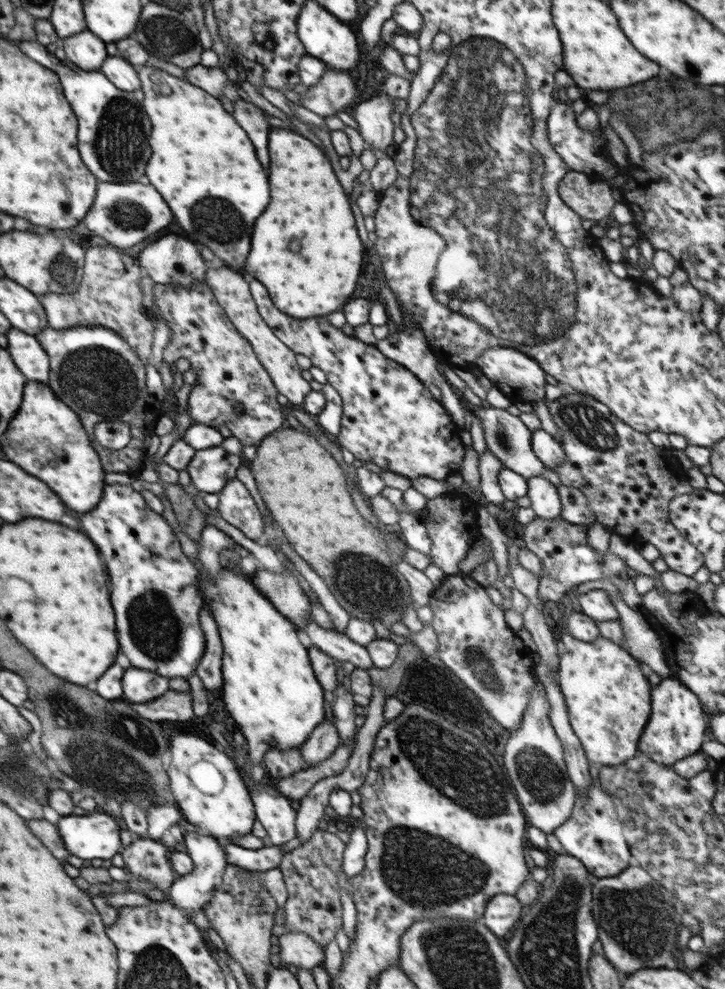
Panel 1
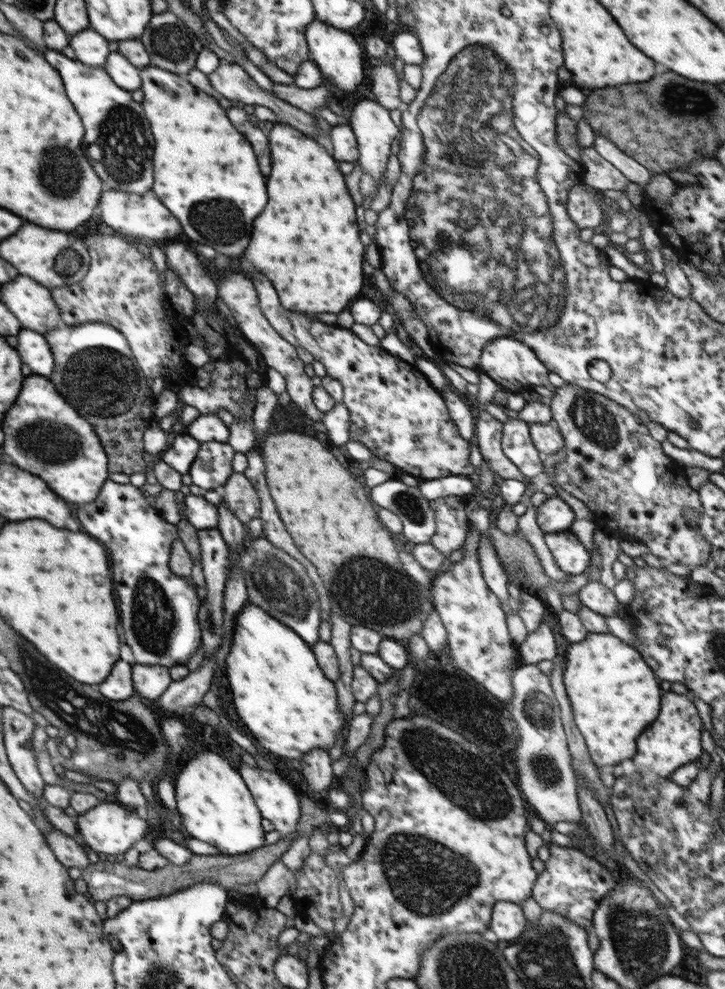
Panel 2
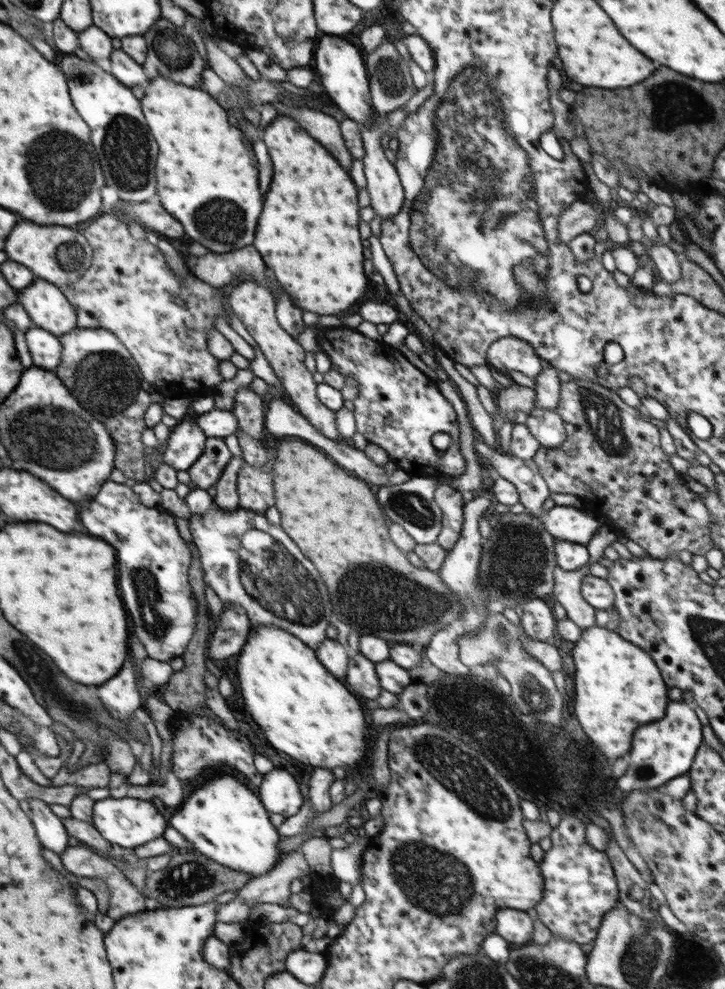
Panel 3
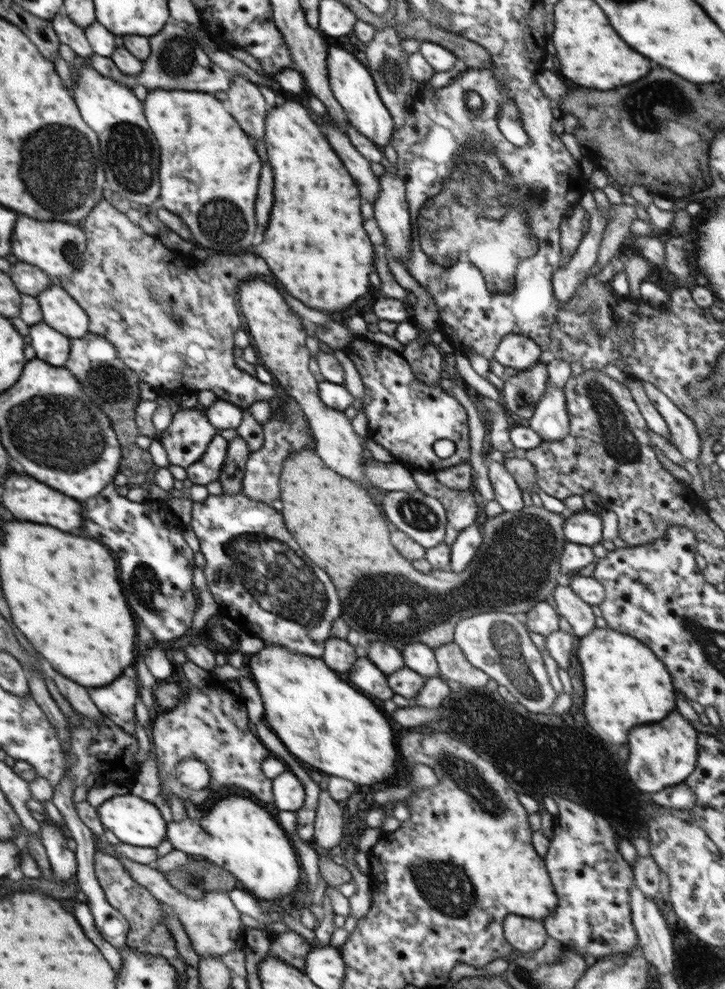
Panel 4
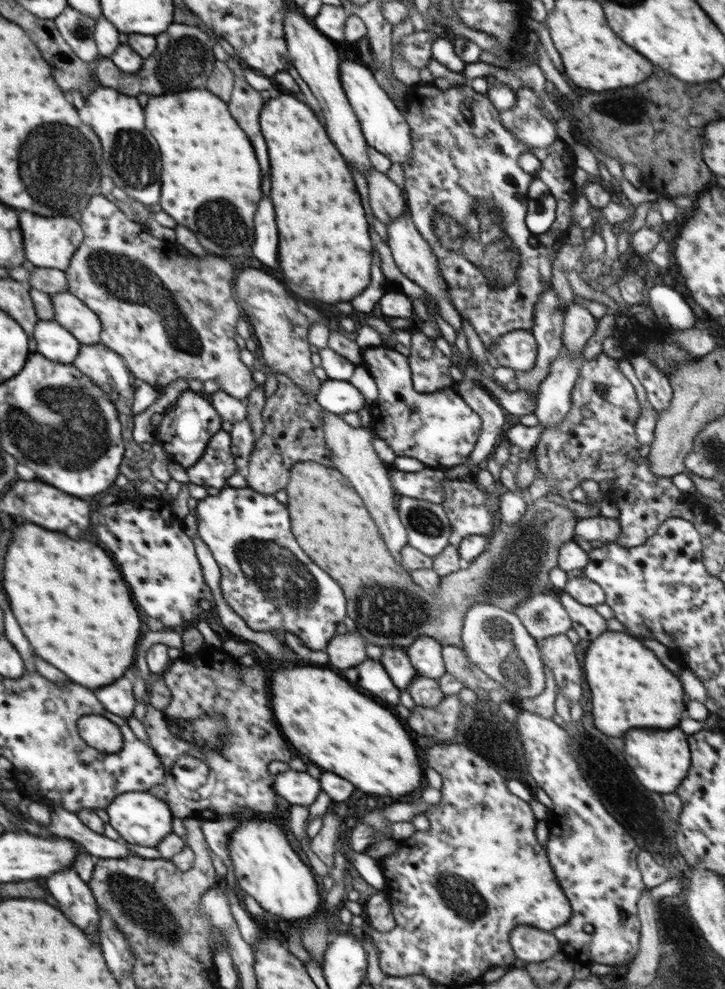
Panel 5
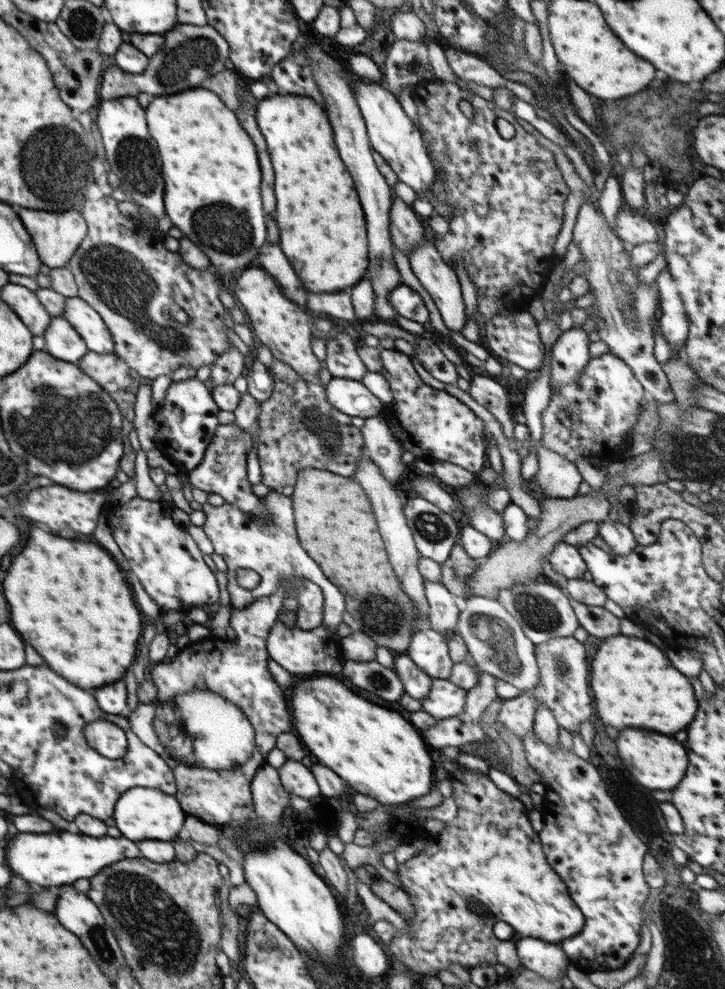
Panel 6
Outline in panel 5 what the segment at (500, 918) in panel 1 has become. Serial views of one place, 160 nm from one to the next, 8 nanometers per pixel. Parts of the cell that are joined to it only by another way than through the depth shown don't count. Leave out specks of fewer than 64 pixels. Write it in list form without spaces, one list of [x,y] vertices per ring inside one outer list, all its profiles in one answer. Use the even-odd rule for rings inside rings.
[[[519,924],[514,928],[509,942],[515,956],[523,965],[550,961],[561,951],[559,941],[552,933],[527,924]]]

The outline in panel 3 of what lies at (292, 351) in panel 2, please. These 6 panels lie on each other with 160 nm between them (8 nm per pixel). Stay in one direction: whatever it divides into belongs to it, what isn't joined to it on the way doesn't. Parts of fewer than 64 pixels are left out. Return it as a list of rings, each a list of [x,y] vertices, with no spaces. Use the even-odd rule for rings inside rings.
[[[249,279],[240,280],[234,284],[231,294],[228,296],[230,306],[234,314],[243,322],[258,348],[262,350],[270,366],[279,378],[284,391],[290,400],[298,406],[298,412],[307,418],[307,421],[316,427],[326,438],[342,441],[338,432],[335,411],[330,410],[316,396],[317,383],[312,378],[312,373],[305,363],[306,351],[285,328],[278,322],[276,316],[276,300],[274,296],[262,288],[260,284]]]

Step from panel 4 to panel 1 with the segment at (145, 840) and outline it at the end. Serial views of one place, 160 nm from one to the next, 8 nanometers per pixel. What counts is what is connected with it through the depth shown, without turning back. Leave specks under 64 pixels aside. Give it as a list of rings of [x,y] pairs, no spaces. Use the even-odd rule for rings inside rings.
[[[101,810],[89,815],[66,815],[57,825],[67,851],[82,860],[108,860],[123,848],[120,830],[123,824]]]

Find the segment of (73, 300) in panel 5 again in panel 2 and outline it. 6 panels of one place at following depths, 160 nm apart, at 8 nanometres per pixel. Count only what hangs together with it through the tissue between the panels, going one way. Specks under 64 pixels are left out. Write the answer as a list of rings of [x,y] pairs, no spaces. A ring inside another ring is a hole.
[[[18,275],[12,282],[1,285],[1,301],[18,317],[23,329],[46,334],[63,325],[51,289],[32,277]]]

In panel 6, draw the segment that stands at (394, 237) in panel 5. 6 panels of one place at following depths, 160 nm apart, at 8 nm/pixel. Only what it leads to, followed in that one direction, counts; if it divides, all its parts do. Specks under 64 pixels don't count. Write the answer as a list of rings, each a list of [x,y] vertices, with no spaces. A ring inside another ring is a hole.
[[[430,241],[419,242],[419,246],[413,248],[406,256],[408,256],[409,264],[416,278],[418,278],[422,286],[430,293],[430,296],[436,303],[447,328],[461,334],[468,320],[461,284],[455,270],[444,262],[438,249]]]

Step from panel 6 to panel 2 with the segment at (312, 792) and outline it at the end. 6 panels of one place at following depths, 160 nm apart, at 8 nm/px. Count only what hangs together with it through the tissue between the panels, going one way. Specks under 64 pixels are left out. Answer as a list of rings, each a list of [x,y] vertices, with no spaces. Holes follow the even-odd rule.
[[[245,762],[237,765],[240,776],[250,789],[263,818],[274,825],[282,837],[296,830],[301,817],[298,787],[288,783],[276,771],[251,767]]]

